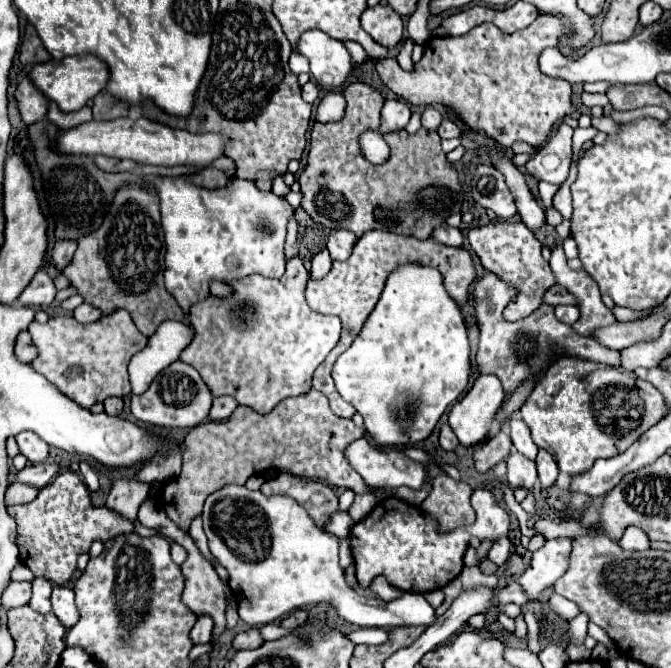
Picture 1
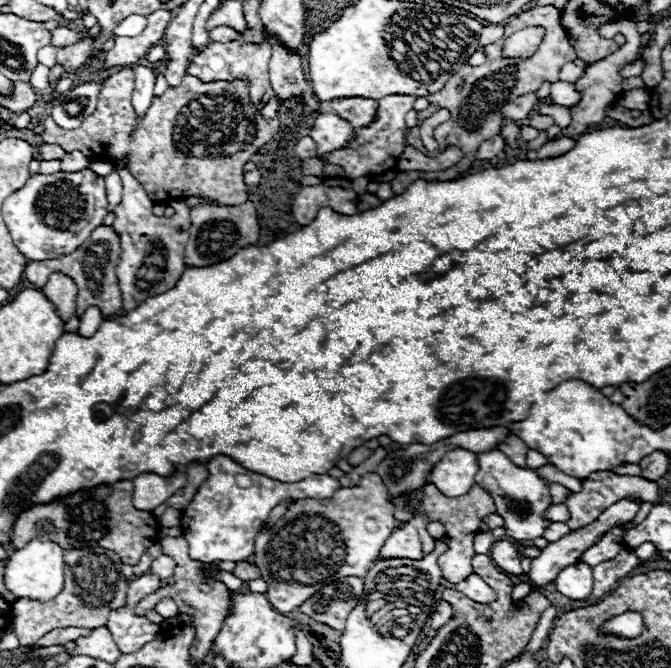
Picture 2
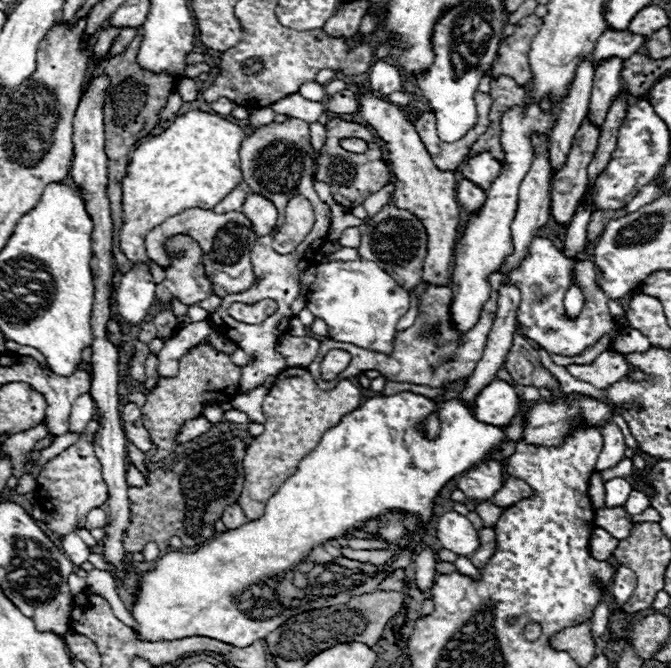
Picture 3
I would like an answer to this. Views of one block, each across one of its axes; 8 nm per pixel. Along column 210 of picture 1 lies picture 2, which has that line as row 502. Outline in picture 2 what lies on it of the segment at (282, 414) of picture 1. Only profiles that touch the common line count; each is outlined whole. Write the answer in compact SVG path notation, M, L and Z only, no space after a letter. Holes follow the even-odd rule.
M430 484L430 490L424 490L420 494L420 502L422 502L422 510L424 514L430 518L430 520L436 520L436 522L442 522L446 526L446 536L444 536L444 542L448 544L448 550L438 558L438 566L444 574L444 578L452 584L458 584L462 582L464 578L468 578L470 574L474 574L472 570L472 558L476 556L474 552L474 536L476 532L480 530L480 524L482 520L488 516L488 514L494 514L496 512L496 506L492 502L492 496L488 492L484 492L480 486L472 486L472 490L464 496L458 496L458 498L446 498L444 494L440 494L440 490Z

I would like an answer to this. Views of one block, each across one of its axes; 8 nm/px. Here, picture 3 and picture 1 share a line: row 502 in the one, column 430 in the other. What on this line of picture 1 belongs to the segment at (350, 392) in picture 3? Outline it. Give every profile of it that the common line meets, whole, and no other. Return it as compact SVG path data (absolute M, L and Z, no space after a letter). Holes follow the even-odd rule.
M378 230L366 232L362 238L358 238L350 258L344 260L344 262L334 262L332 270L324 278L320 278L320 280L308 278L308 284L306 284L306 302L308 302L308 306L314 312L334 314L334 316L340 316L340 320L342 320L342 338L340 338L340 342L336 344L336 348L328 354L328 358L314 372L314 388L320 390L330 400L332 412L340 418L352 418L356 410L346 400L342 400L342 396L338 394L338 390L334 386L334 380L330 376L332 366L334 366L336 358L352 344L352 340L362 330L366 318L370 316L370 312L374 310L374 306L376 306L376 302L382 294L382 288L384 288L384 282L386 282L388 274L394 272L400 264L406 264L406 262L418 262L418 264L432 266L432 268L440 270L440 274L444 276L444 286L446 286L448 294L458 304L466 302L470 284L476 280L476 268L474 268L474 262L472 262L472 256L468 254L468 250L450 248L450 246L438 244L432 238L430 240L414 240L412 236L398 236L398 234L392 234L392 232L378 232Z

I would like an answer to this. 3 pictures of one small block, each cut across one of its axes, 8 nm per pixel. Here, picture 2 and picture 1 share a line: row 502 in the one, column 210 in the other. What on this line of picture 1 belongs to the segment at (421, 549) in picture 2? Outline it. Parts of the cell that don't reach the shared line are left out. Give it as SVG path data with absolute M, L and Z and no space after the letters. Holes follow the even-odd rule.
M218 396L214 398L212 402L212 408L210 408L210 420L226 420L234 410L236 410L238 402L230 396Z

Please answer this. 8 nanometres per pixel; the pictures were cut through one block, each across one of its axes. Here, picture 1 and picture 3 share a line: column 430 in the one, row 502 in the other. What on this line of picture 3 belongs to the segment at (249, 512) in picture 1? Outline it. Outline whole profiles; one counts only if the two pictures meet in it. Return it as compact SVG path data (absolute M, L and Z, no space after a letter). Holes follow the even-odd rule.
M612 478L606 482L606 508L622 506L632 492L632 484L626 478Z

